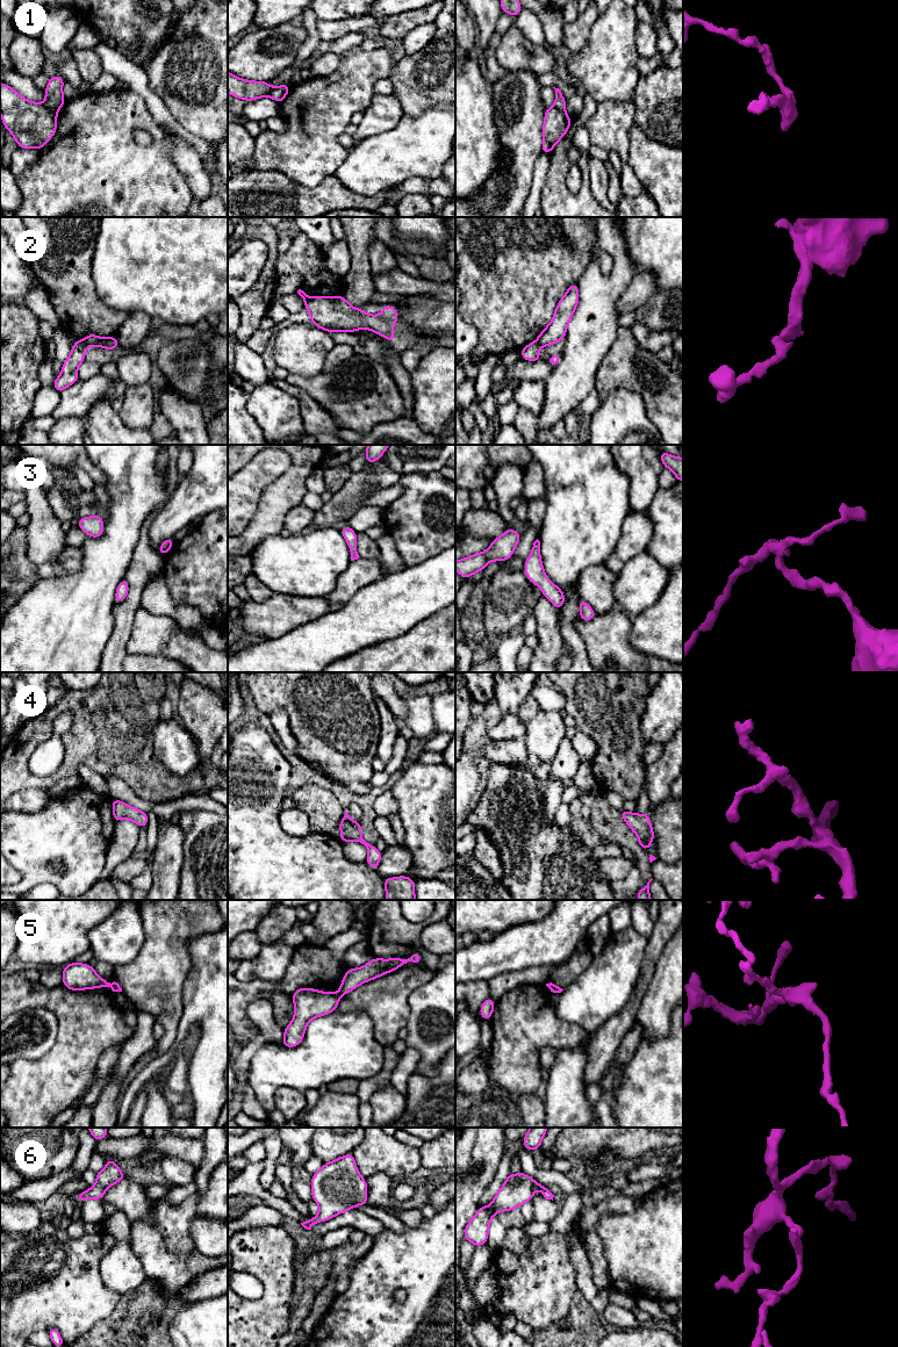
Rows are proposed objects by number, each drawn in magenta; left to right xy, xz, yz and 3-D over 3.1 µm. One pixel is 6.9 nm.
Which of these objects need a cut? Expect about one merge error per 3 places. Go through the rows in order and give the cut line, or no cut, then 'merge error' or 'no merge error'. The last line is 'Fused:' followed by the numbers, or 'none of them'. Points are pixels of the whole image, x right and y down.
1: cut in xy along (42, 105), (56, 112); merge error
2: cut in xy along (80, 340), (87, 345); merge error
3: no cut; no merge error
4: no cut; no merge error
5: cut in xy along (112, 984), (110, 987); merge error
6: no cut; no merge error
Fused: 1, 2, 5

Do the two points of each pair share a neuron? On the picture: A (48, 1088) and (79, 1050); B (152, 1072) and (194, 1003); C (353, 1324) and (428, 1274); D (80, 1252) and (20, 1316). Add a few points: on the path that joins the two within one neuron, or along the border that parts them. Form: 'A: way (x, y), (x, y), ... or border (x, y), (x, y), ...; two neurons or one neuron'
A: way (57, 1079), (73, 1059); one neuron
B: way (170, 1054), (194, 1028), (194, 1021); one neuron
C: way (375, 1318), (380, 1313), (402, 1316), (422, 1296); one neuron
D: way (72, 1269), (66, 1272), (37, 1298); one neuron

